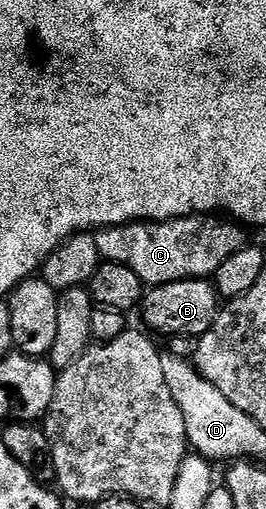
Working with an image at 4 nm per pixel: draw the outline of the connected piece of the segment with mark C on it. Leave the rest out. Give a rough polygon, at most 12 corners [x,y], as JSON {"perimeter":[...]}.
{"perimeter":[[215,215],[112,225],[103,261],[150,287],[210,278],[245,247]]}

